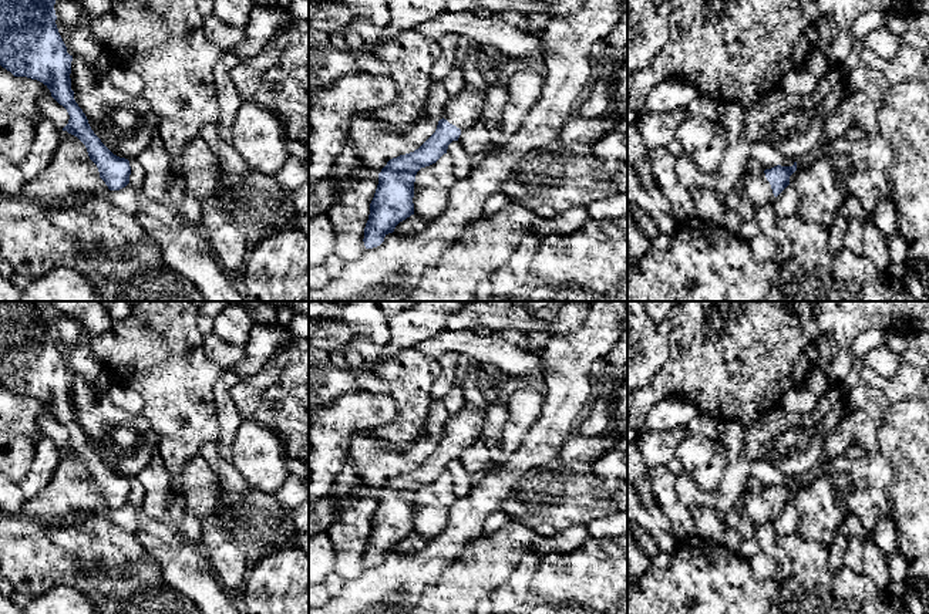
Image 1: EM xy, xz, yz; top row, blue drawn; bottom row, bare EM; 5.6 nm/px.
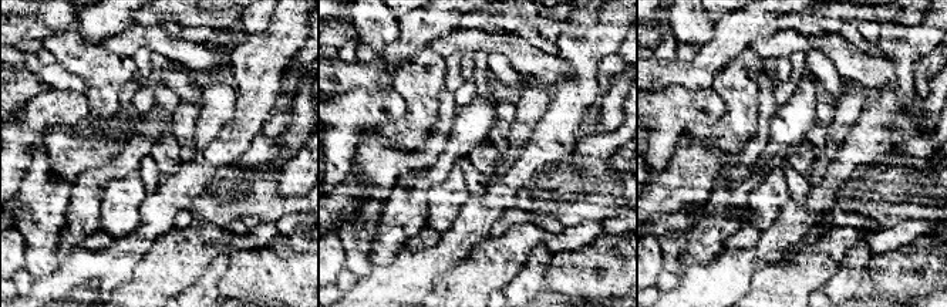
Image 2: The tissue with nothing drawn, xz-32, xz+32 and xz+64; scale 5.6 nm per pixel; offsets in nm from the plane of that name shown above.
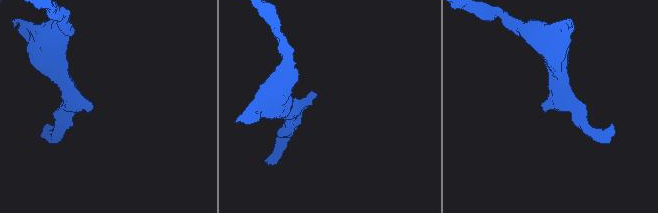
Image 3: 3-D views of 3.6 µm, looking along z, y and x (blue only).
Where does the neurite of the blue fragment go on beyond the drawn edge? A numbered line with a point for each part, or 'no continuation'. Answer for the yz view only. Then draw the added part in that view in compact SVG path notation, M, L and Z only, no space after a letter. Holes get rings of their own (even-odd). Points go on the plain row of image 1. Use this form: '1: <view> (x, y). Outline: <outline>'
1: yz (754, 506). Outline: M764 490L747 492L738 502L741 515L754 526L771 524L775 515Z

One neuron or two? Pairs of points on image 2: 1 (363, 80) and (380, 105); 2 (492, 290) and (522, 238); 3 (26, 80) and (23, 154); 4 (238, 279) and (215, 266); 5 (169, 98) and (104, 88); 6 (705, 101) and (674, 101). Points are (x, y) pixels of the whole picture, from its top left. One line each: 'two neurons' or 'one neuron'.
1: two neurons
2: one neuron
3: two neurons
4: two neurons
5: two neurons
6: one neuron

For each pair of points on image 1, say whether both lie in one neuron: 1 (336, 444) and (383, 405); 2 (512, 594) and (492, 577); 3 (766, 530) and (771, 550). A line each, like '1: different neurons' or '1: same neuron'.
1: same neuron
2: different neurons
3: same neuron

